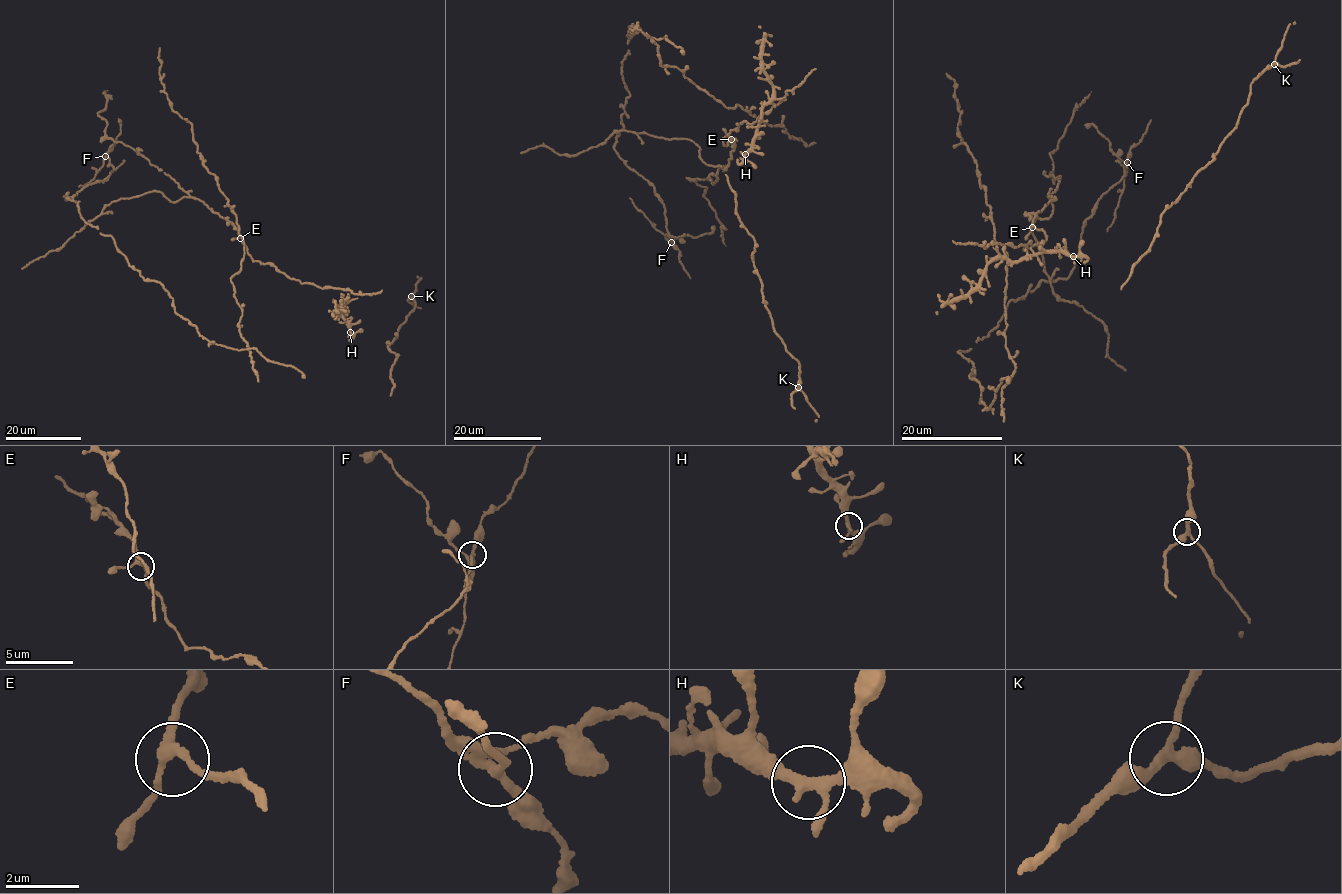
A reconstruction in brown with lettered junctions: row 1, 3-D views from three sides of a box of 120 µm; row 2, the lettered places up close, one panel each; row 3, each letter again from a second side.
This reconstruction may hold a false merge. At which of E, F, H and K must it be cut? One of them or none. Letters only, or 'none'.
F

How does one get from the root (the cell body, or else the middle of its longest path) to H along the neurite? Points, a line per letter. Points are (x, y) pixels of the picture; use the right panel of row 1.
H: (1033, 220), (1045, 241), (1025, 250), (997, 242), (998, 253), (1013, 261), (1054, 249), (1073, 256)

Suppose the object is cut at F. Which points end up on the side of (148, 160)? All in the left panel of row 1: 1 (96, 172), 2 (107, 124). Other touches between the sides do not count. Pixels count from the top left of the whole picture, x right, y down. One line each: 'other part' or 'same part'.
1: other part
2: same part

